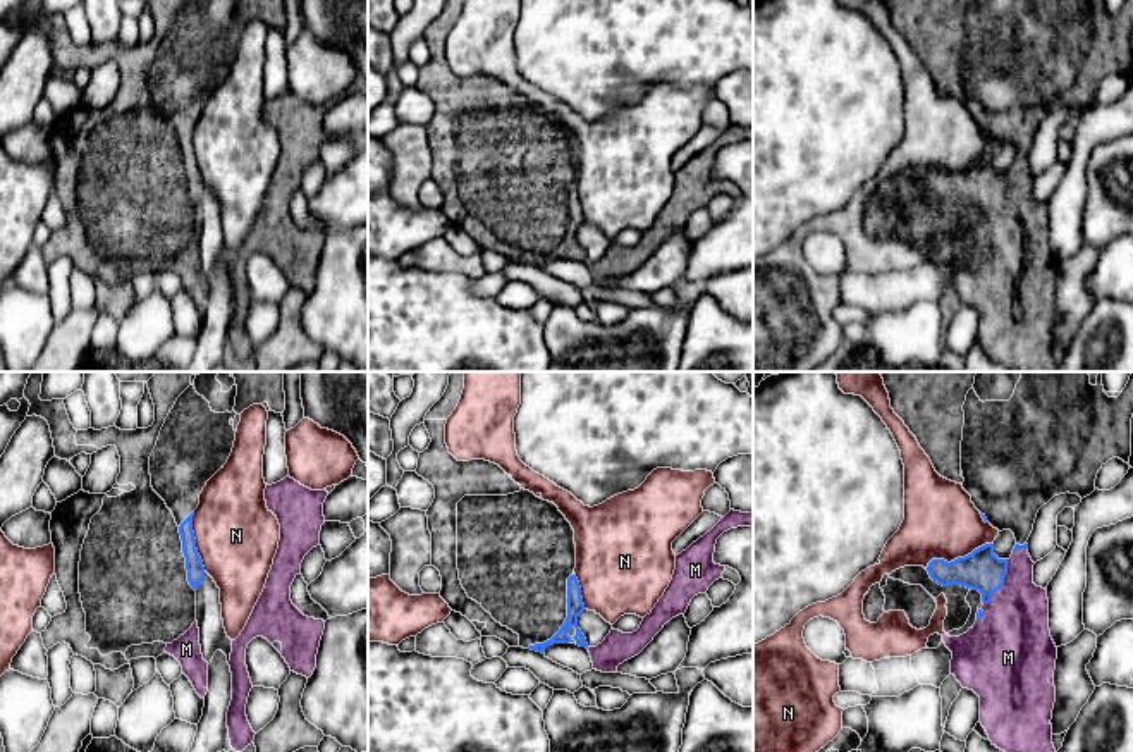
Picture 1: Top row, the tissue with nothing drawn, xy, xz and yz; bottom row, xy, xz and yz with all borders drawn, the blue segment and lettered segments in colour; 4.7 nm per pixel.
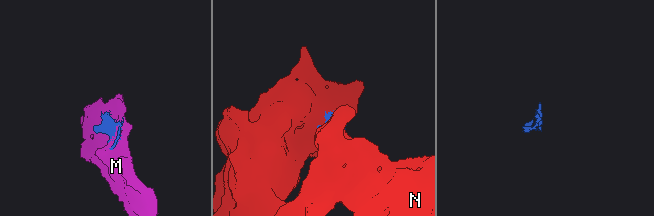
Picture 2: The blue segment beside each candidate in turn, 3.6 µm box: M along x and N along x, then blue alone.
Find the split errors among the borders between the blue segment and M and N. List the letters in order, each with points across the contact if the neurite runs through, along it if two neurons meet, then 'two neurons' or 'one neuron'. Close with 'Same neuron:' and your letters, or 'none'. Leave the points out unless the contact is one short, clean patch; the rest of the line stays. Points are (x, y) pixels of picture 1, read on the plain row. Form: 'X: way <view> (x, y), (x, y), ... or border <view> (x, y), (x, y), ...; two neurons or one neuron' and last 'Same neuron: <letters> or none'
M: one neuron
N: border yz (992, 157), (949, 176), (932, 174), (925, 183); two neurons
Same neuron: M

